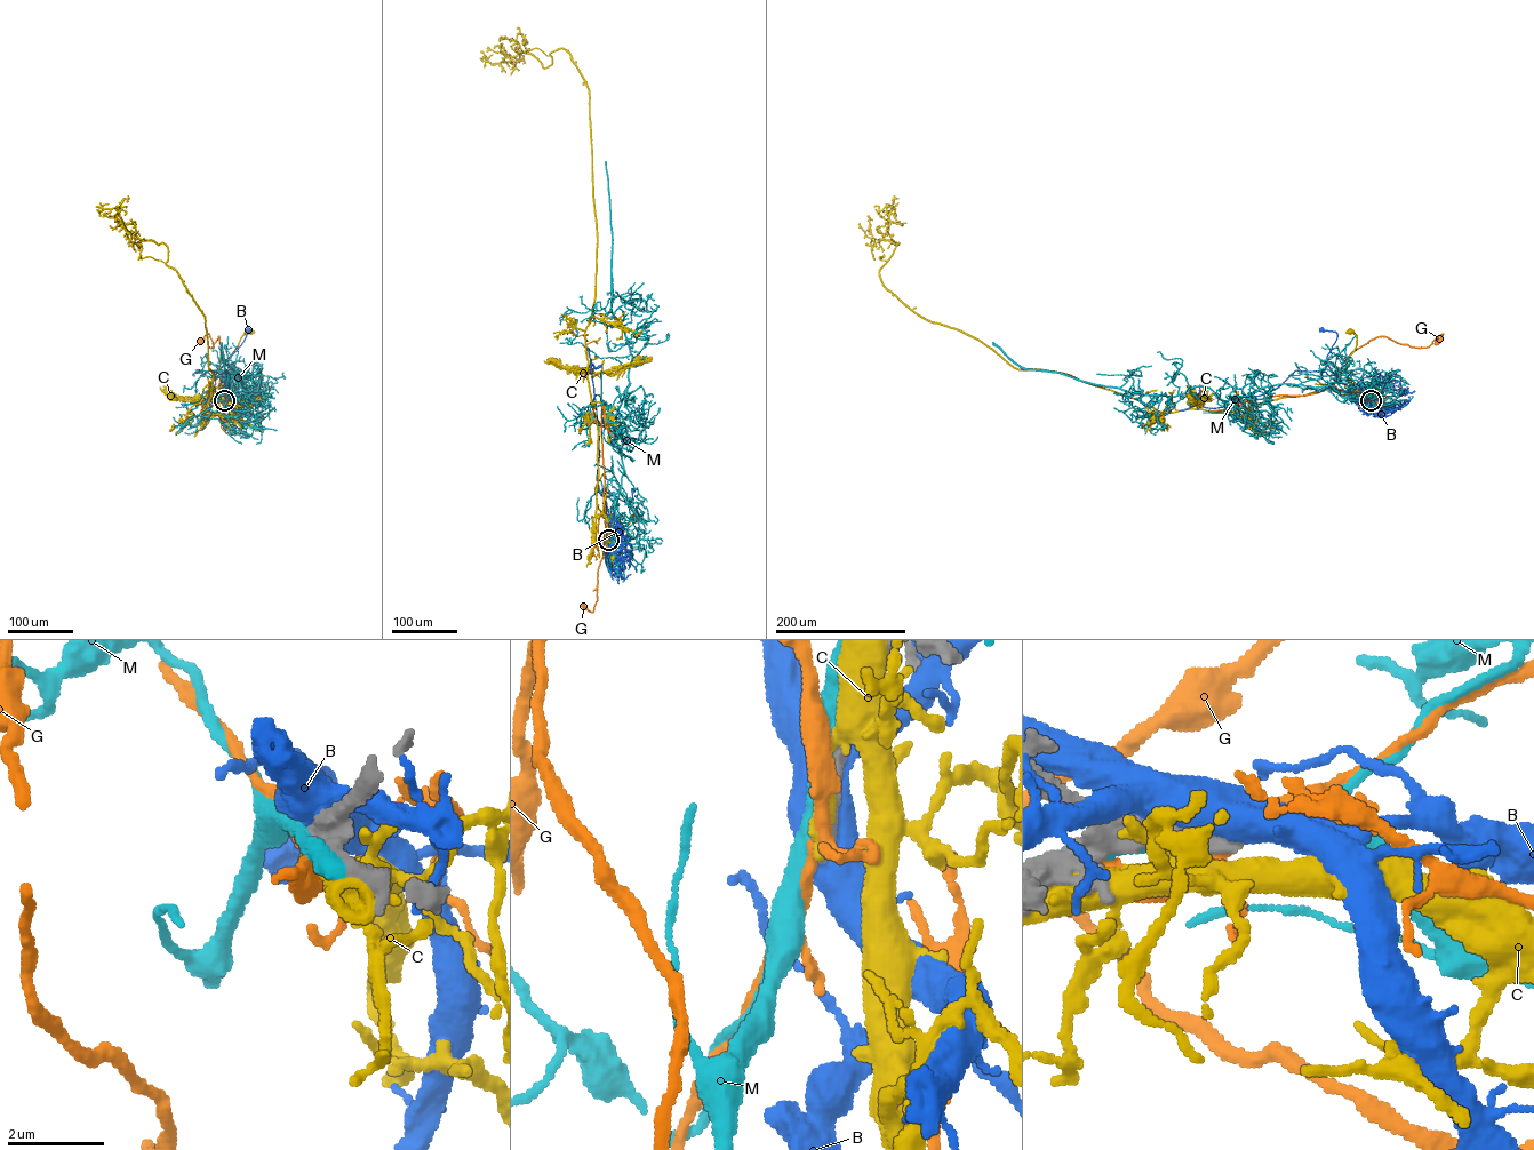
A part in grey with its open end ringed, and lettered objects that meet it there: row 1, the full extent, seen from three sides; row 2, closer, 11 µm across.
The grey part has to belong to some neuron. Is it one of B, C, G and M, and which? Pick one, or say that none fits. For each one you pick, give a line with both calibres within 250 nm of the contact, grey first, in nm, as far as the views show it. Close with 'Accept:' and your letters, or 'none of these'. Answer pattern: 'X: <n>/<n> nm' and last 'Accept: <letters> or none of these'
Accept: none of these

